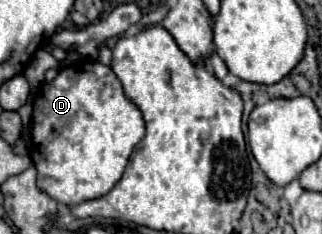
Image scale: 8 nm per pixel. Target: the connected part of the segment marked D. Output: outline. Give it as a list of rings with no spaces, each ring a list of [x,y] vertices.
[[[80,60],[58,72],[52,82],[42,84],[32,114],[32,160],[38,170],[38,186],[60,204],[80,204],[104,196],[122,178],[130,152],[144,136],[144,118],[138,106],[126,98],[122,82],[110,66],[98,60]]]

